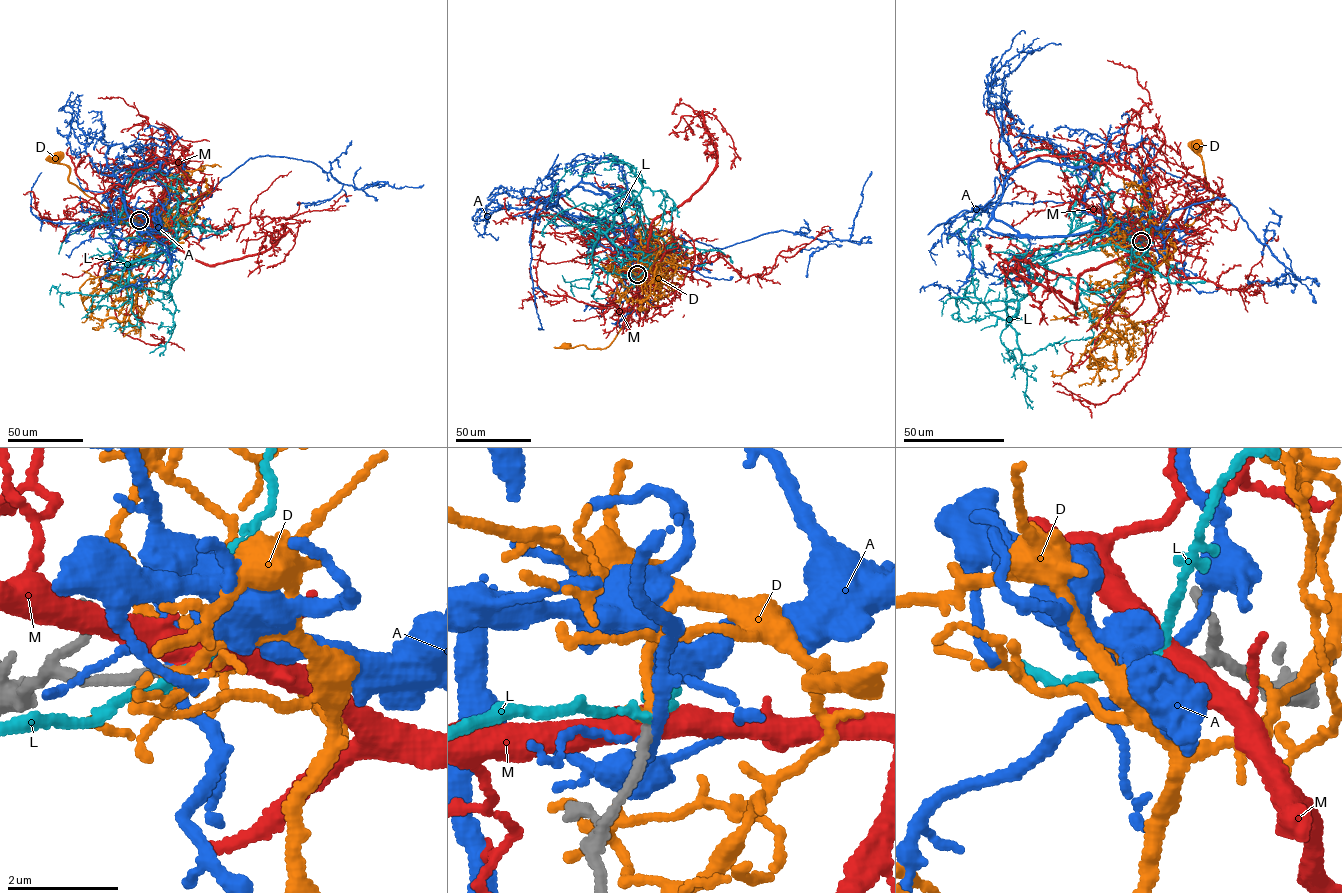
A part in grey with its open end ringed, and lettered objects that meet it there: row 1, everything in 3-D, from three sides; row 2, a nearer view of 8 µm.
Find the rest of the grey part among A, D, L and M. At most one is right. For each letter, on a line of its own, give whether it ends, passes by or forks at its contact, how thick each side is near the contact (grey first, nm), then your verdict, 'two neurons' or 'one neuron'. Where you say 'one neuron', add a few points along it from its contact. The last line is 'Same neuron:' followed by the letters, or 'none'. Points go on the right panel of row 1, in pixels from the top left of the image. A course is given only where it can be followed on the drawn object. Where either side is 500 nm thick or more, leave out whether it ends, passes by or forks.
A: it forks; calibres 180 and 180 nm; two neurons
D: it ends; calibres 170 and 240 nm; one neuron; course (1141, 241), (1141, 257), (1148, 242), (1164, 234), (1158, 230), (1192, 224), (1210, 206), (1213, 194), (1198, 144)
L: it passes by; calibres 170 and 140 nm; two neurons
M: it passes by; calibres 170 and 480 nm; two neurons
Same neuron: D

